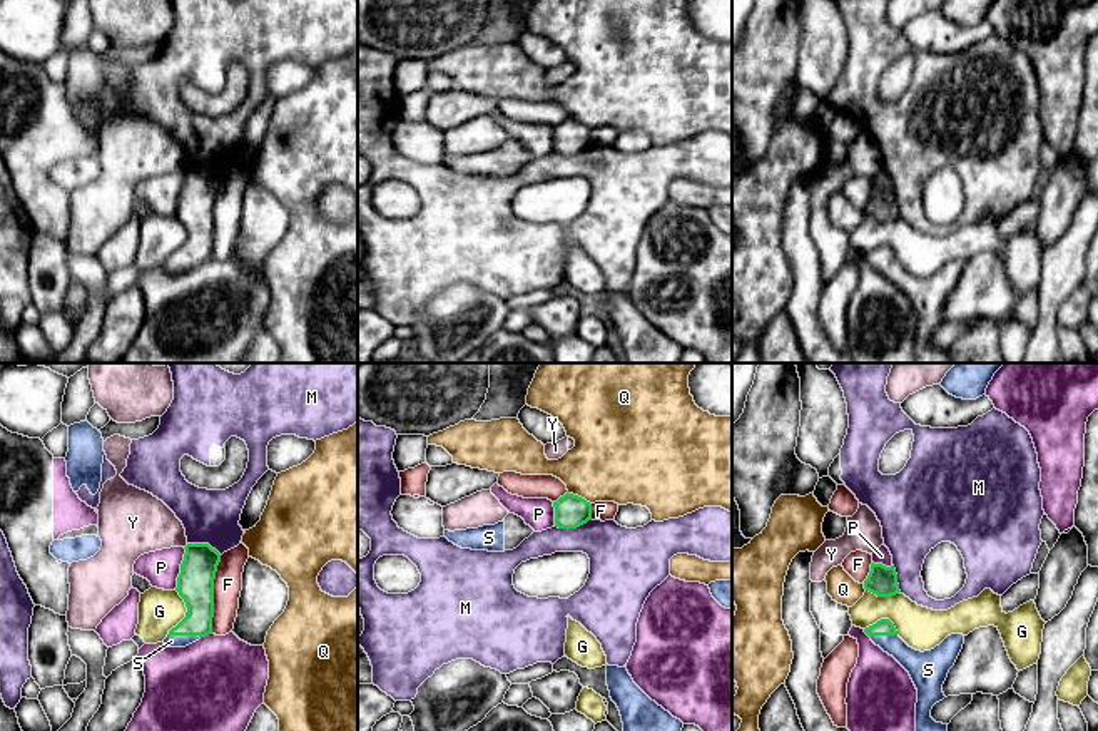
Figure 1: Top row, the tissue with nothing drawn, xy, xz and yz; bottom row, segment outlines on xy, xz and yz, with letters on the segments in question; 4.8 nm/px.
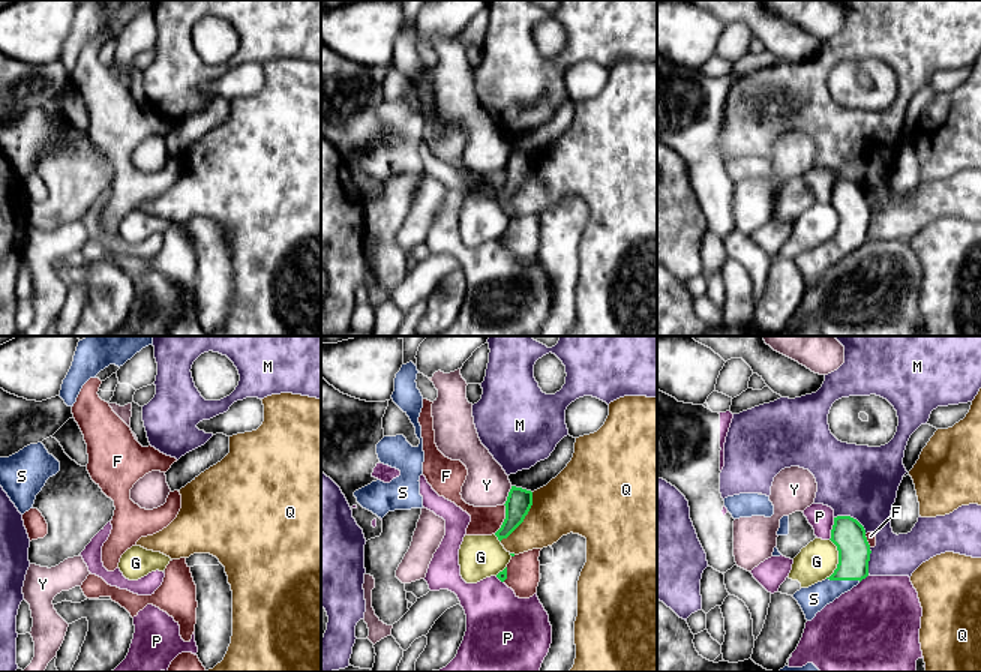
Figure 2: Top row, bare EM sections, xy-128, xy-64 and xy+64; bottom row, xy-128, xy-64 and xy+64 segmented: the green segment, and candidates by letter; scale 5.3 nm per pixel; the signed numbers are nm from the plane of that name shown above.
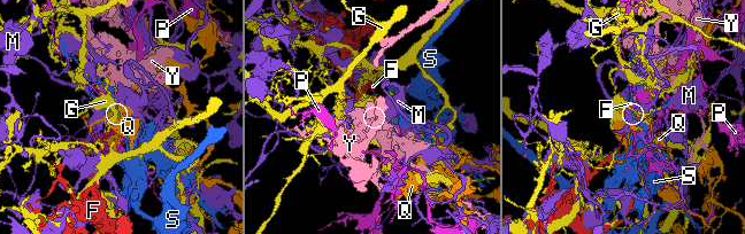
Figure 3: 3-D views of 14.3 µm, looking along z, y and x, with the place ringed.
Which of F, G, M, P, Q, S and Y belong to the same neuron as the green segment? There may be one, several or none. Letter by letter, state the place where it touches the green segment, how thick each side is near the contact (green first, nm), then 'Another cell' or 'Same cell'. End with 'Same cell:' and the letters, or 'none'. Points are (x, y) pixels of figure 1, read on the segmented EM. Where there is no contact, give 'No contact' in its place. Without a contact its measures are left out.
F: Touches green at xy (213, 594). Thickness 180 nm (green) against 140 nm. Another cell
G: Touches green at xy (186, 613). Thickness 180 nm (green) against 200 nm. Another cell
M: Touches green at xz (572, 527). Thickness 160 nm (green) against 260 nm. Another cell
P: Touches green at xy (181, 567). Thickness 180 nm (green) against 170 nm. Another cell
Q: Touches green at xz (577, 495). Thickness 160 nm (green) against 400 nm. Another cell
S: Touches green at xy (184, 634). Thickness 180 nm (green) against 60 nm. Same cell
Y: Touches green at xy (186, 546). Thickness 180 nm (green) against 280 nm. Another cell
Same cell: S

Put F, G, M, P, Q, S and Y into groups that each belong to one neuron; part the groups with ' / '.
F / G / M / P / Q / S / Y

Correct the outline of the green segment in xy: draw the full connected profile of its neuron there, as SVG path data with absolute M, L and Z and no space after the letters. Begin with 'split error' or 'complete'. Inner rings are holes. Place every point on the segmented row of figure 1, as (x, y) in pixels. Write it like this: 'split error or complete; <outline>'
split error; M187 544L175 590L184 599L186 617L162 641L167 647L186 647L212 634L214 579L221 554L209 544Z

